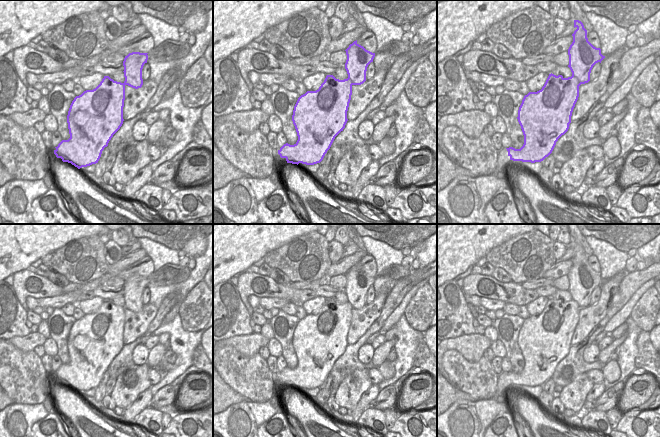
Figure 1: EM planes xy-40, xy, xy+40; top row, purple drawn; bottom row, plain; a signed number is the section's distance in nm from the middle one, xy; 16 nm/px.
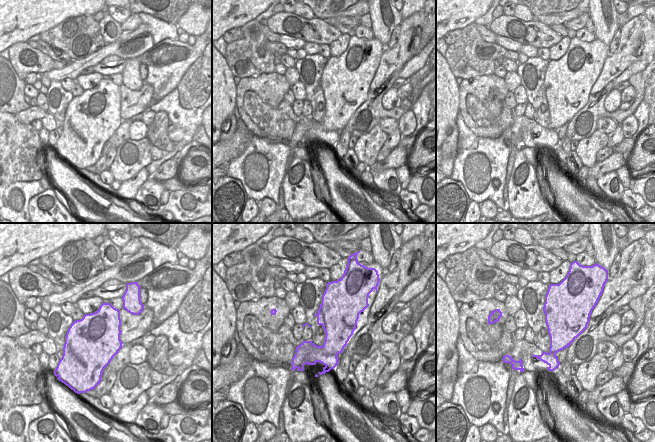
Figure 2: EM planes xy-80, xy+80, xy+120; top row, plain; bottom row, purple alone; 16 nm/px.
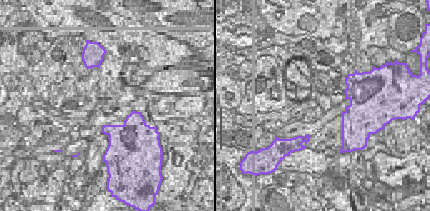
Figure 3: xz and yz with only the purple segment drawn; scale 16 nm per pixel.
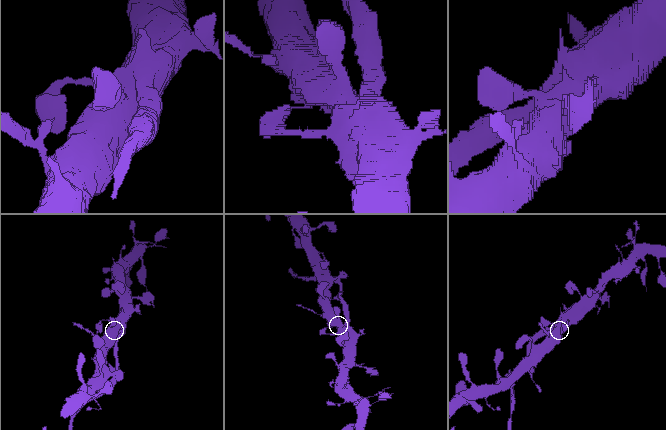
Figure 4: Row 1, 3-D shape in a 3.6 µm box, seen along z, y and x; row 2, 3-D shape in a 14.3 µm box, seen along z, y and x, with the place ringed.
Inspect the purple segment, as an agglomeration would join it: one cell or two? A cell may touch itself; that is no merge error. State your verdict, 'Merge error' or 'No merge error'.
Merge error

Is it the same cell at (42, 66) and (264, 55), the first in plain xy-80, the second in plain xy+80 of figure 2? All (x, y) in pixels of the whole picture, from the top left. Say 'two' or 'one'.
two

